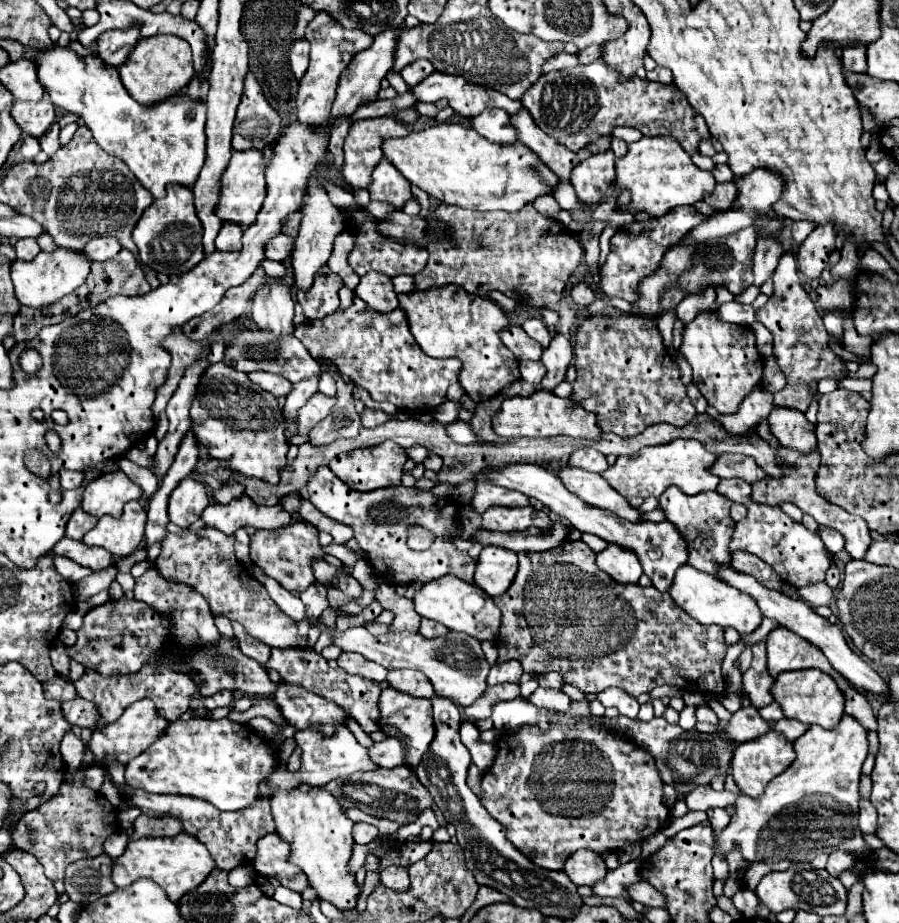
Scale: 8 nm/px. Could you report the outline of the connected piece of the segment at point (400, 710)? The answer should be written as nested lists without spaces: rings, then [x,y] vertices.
[[[391,687],[381,691],[379,697],[379,725],[389,725],[393,735],[403,741],[405,747],[405,765],[415,769],[423,757],[423,753],[429,749],[433,737],[435,737],[435,725],[433,725],[433,711],[429,699],[417,699],[411,695],[401,695],[399,691],[393,691]]]

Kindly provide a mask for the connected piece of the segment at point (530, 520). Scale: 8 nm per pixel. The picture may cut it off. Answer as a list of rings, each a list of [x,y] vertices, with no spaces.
[[[491,507],[489,511],[483,513],[483,523],[481,527],[487,531],[525,531],[527,527],[537,527],[537,529],[551,529],[553,521],[549,515],[543,511],[537,511],[533,507],[521,507],[521,509],[511,509],[511,507]]]

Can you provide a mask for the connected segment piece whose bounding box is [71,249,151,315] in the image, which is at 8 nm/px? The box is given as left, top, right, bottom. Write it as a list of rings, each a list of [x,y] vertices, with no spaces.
[[[119,251],[119,255],[115,255],[113,259],[107,259],[105,263],[93,263],[91,265],[91,273],[85,281],[85,285],[81,285],[77,291],[73,291],[71,295],[71,315],[77,309],[85,309],[85,307],[97,307],[99,303],[103,303],[105,299],[113,297],[113,295],[145,295],[149,293],[151,287],[145,279],[145,273],[141,271],[135,255],[131,251]]]

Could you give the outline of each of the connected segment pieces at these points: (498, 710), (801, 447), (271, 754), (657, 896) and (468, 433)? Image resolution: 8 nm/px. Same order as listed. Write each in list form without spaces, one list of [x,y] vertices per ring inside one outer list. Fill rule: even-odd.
[[[513,699],[507,703],[501,703],[493,707],[493,723],[499,733],[505,733],[507,729],[515,731],[523,723],[535,723],[537,721],[537,707],[531,705],[525,699]]]
[[[773,407],[769,415],[771,433],[783,447],[795,449],[799,453],[811,453],[817,447],[815,425],[807,421],[805,413],[801,411],[787,411],[783,407]]]
[[[199,717],[191,721],[177,719],[165,729],[165,735],[157,739],[153,747],[145,749],[141,755],[129,761],[125,781],[133,789],[143,789],[149,793],[179,793],[209,801],[221,811],[237,811],[253,803],[253,799],[257,797],[257,785],[265,777],[269,777],[277,765],[279,765],[277,751],[271,747],[267,739],[257,735],[249,725],[233,723],[229,719],[215,721],[211,717]]]
[[[643,879],[633,883],[631,889],[627,889],[629,897],[645,907],[665,907],[665,897],[659,891],[653,891],[653,887],[649,887],[649,883],[645,883]]]
[[[455,421],[455,423],[451,423],[449,427],[447,427],[447,435],[455,441],[455,443],[459,443],[459,445],[473,445],[473,443],[481,443],[481,439],[473,433],[473,429],[471,429],[471,425],[467,423],[467,421]]]

